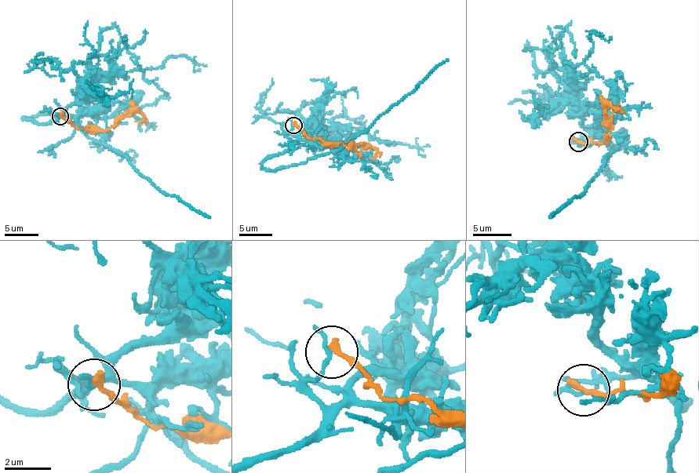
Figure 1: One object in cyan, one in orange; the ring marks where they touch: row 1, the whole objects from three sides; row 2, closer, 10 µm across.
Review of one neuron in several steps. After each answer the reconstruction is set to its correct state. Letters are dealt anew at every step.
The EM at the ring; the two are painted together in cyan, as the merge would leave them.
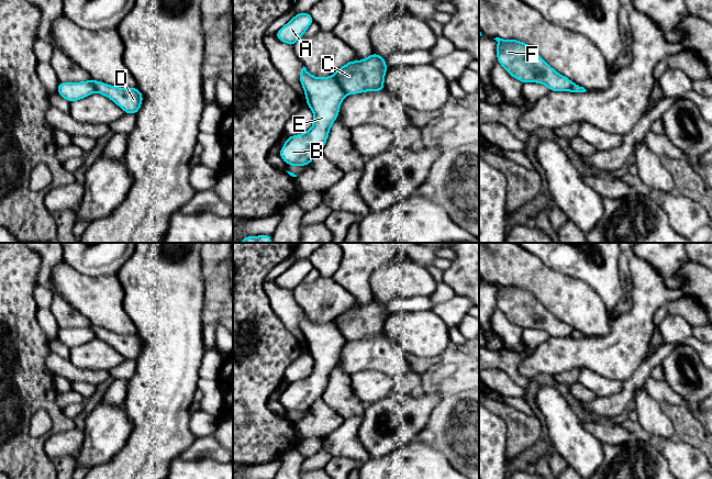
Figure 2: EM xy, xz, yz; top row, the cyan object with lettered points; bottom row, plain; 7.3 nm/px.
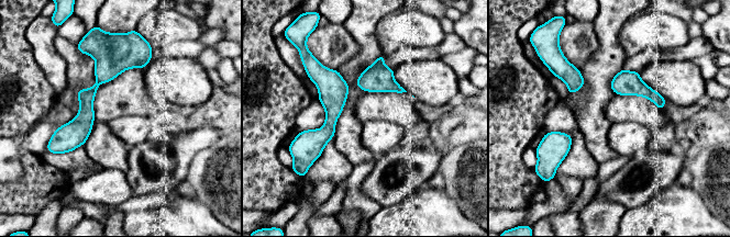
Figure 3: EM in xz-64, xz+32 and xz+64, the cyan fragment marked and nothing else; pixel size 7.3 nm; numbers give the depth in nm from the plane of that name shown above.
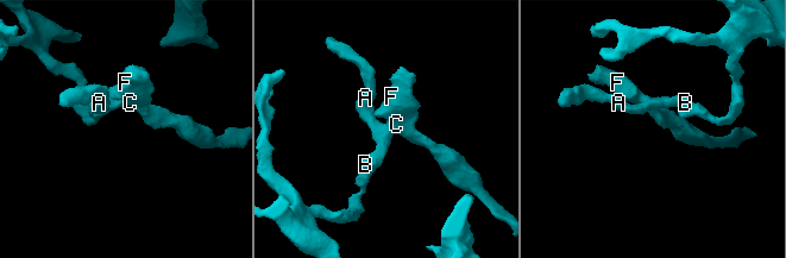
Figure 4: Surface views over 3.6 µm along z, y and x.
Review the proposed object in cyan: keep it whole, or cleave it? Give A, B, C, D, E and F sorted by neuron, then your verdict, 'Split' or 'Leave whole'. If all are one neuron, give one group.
Groups: A B E / C D F. Split

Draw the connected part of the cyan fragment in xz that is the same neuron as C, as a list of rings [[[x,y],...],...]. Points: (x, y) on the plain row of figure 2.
[[[371,299],[363,307],[348,308],[333,321],[335,327],[345,341],[361,339],[365,337],[382,337],[383,325],[387,319],[386,304]]]

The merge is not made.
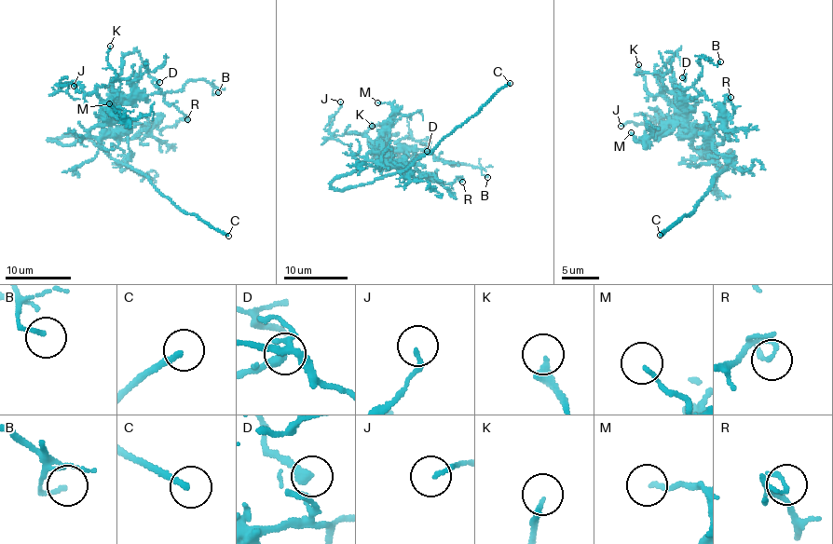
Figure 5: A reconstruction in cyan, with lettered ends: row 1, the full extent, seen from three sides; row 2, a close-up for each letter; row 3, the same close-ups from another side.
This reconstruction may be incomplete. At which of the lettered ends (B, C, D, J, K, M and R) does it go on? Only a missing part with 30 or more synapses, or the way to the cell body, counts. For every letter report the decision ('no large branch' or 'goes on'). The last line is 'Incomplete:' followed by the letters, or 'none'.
B: no large branch
C: goes on
D: no large branch
J: no large branch
K: no large branch
M: no large branch
R: no large branch
Incomplete: C

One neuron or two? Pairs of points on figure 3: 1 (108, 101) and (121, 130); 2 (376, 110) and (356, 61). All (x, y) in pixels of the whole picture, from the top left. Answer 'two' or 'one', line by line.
1: two
2: two

